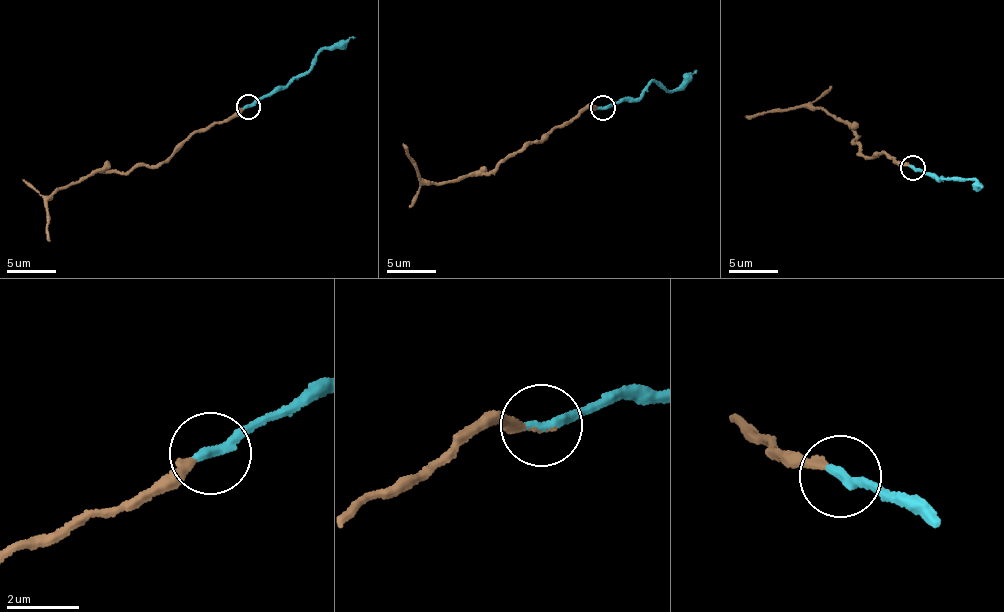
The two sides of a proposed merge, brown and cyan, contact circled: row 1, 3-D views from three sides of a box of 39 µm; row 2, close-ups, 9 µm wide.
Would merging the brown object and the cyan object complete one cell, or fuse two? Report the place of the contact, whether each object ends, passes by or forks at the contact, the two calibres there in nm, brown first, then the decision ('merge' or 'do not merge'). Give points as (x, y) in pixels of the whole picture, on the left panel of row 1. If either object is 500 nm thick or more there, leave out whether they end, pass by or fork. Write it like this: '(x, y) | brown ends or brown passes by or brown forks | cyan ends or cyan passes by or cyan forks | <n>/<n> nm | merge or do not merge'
(248, 106) | brown ends | cyan ends | 120/300 nm | merge

